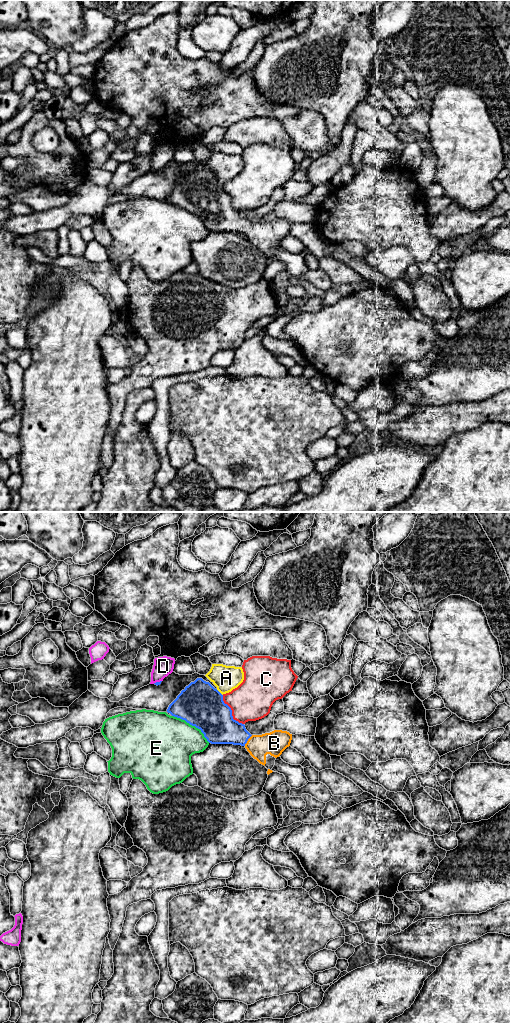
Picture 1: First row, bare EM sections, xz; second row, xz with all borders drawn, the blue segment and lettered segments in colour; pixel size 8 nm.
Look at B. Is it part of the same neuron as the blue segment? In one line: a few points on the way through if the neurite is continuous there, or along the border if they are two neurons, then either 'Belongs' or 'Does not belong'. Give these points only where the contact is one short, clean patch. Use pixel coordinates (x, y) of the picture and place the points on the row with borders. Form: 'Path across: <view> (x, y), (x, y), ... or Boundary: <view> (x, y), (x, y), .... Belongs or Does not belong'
Path across: xz (219, 727), (247, 740), (252, 743), (274, 743). Belongs

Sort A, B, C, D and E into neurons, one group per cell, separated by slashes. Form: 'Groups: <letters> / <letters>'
Groups: A / B / C / D / E

